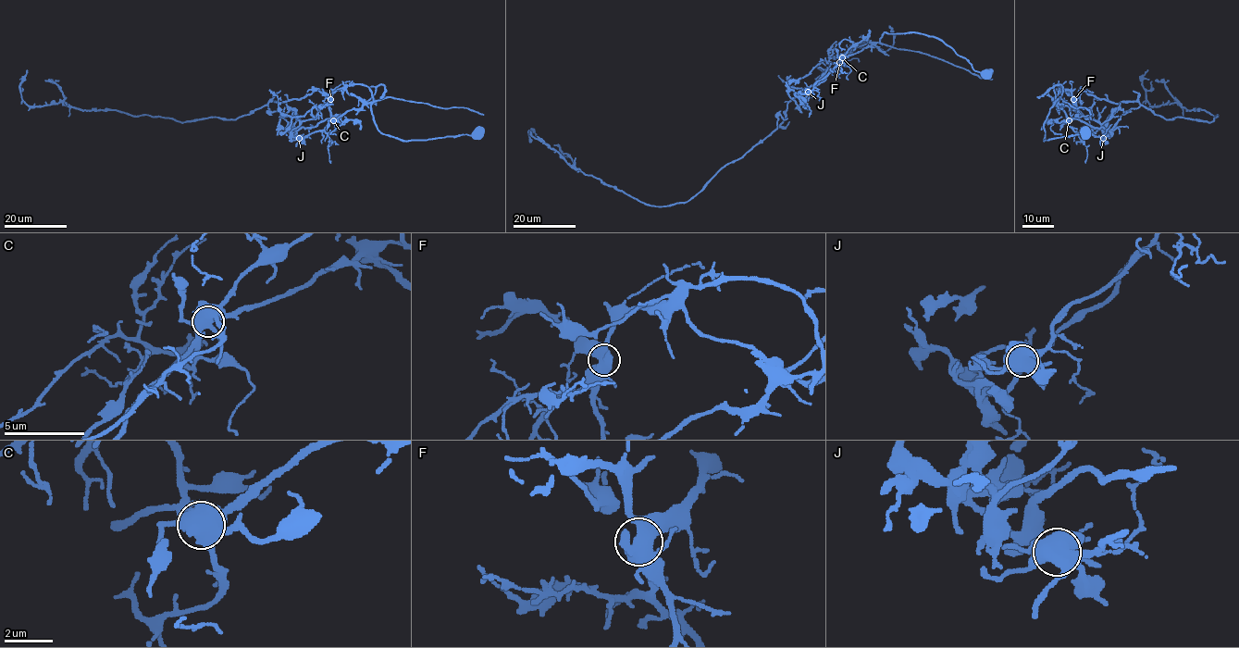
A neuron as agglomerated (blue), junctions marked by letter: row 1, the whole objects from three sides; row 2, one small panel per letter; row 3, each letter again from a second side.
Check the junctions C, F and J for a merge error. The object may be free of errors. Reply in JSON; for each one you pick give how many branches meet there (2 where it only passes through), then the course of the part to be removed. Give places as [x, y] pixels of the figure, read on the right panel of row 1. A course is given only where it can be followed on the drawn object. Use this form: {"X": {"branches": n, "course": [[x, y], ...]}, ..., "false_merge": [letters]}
{"C": {"branches": 5, "course": [[1069, 120], [1054, 104], [1059, 97], [1075, 108], [1084, 107], [1090, 114]]}, "false_merge": ["C"]}

